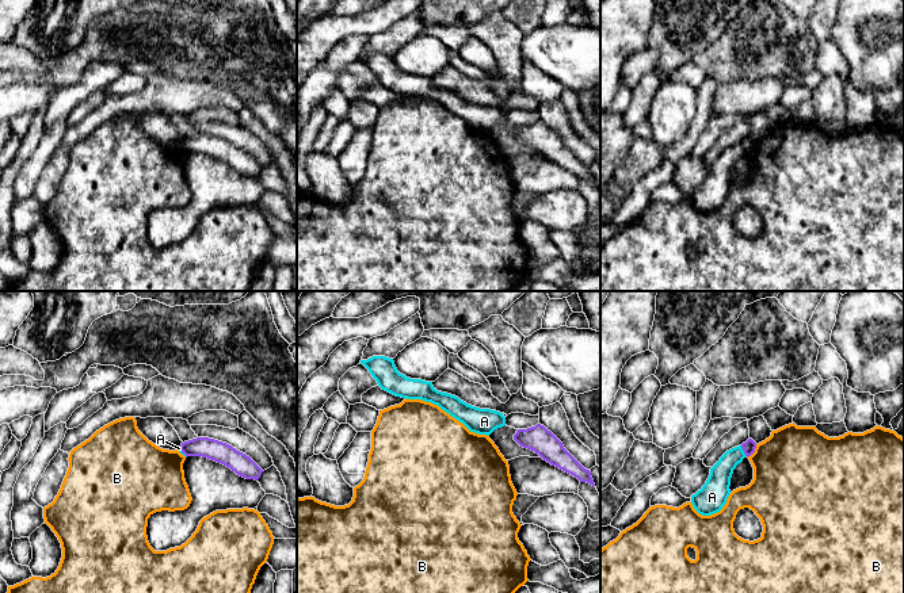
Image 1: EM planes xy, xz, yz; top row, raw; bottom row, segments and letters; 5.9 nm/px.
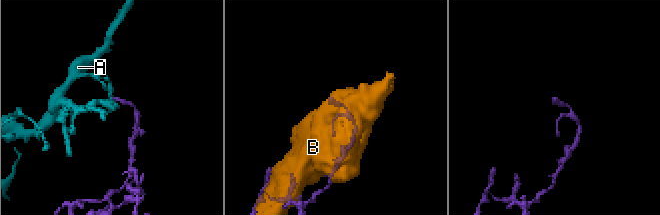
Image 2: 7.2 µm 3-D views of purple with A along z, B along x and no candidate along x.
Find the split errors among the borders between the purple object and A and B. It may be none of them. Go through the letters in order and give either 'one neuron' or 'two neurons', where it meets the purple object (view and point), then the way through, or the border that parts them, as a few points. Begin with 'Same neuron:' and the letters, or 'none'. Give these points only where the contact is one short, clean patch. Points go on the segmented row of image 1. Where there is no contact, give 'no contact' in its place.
Same neuron: none
A: two neurons | yz (743, 450) | along yz (740, 446), (746, 455)
B: two neurons | yz (754, 451)

